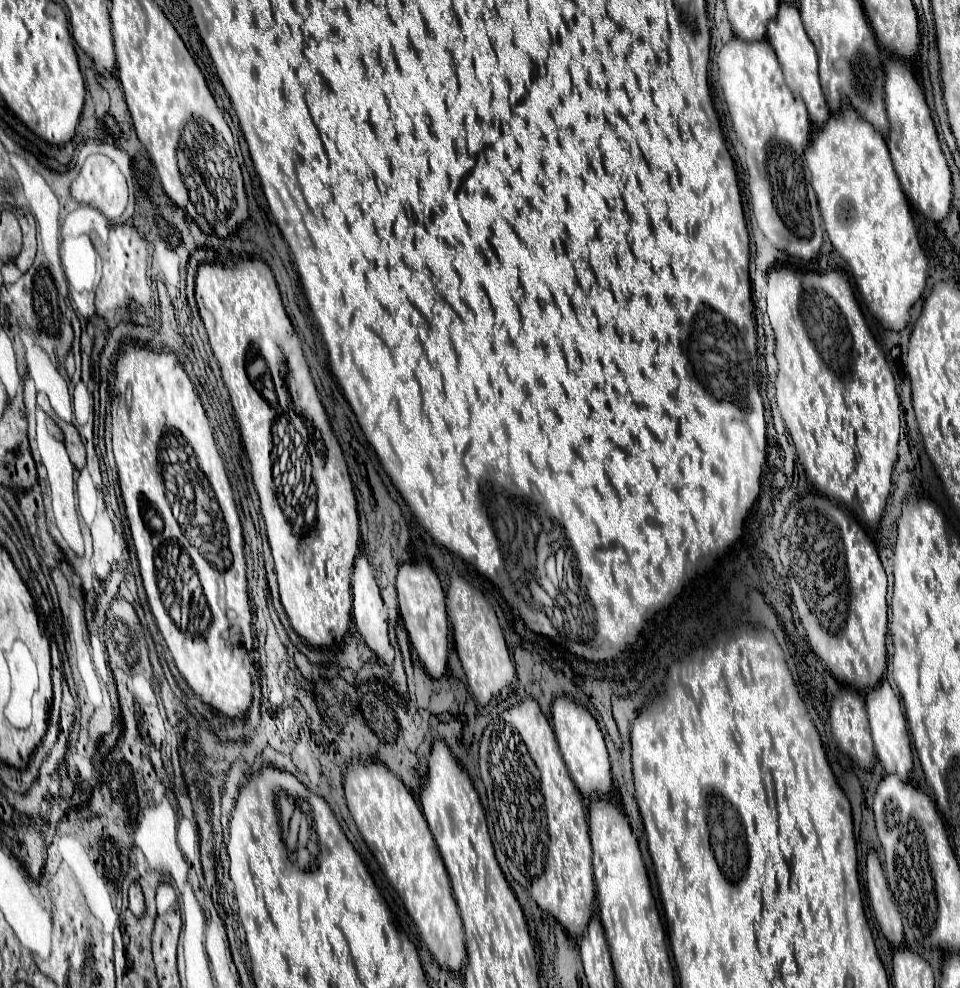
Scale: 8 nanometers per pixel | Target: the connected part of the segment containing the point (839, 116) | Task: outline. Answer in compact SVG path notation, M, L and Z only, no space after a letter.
M842 103L840 111L832 113L822 127L816 127L812 131L810 143L804 149L804 157L814 177L812 187L818 197L828 237L834 249L850 265L858 291L866 301L870 313L886 329L894 331L904 329L908 325L910 307L922 297L922 291L926 287L928 261L918 241L908 199L900 189L898 177L888 157L888 147L884 137L868 121L864 121L848 103Z

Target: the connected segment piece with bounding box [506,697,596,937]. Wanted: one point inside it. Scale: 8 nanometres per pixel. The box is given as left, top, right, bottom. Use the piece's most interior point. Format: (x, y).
(566, 888)

